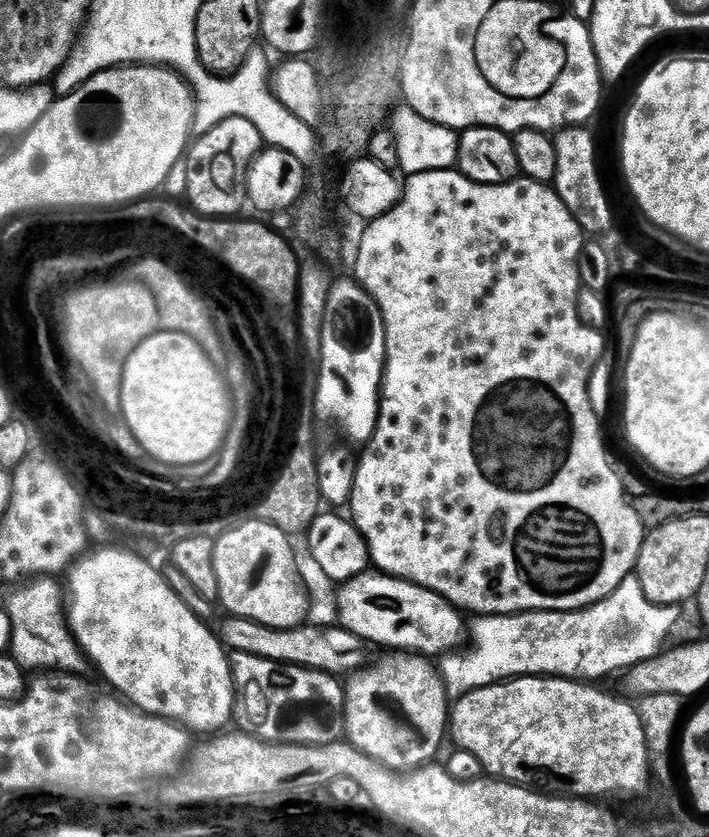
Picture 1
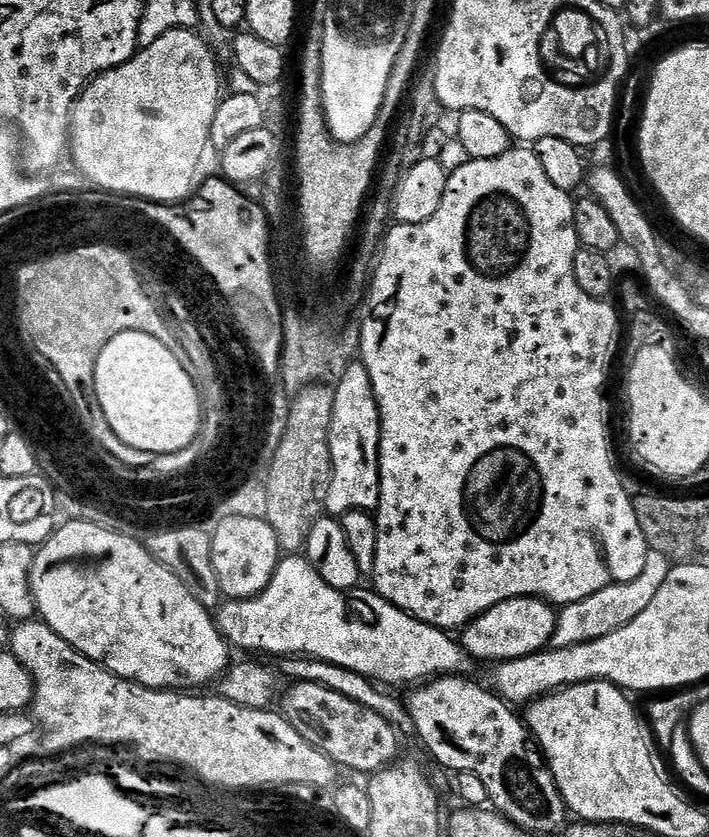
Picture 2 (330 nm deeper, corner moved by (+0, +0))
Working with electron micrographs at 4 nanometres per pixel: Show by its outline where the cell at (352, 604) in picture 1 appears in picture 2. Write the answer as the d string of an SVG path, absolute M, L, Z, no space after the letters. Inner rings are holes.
M519 596L501 604L495 604L490 610L476 617L463 629L462 647L473 661L476 660L521 660L543 652L552 643L556 632L558 612L553 605L531 596Z

